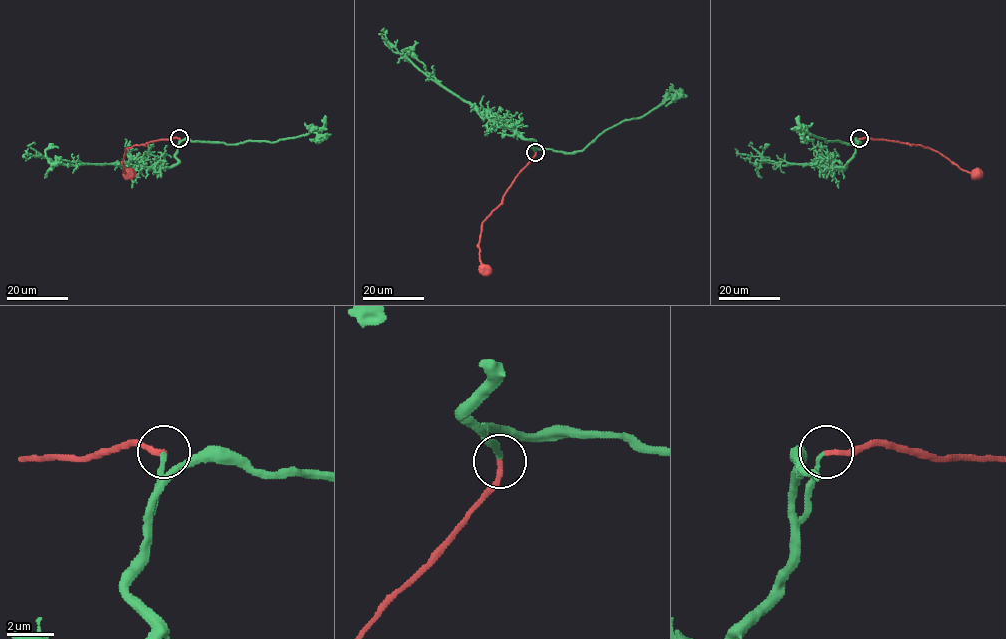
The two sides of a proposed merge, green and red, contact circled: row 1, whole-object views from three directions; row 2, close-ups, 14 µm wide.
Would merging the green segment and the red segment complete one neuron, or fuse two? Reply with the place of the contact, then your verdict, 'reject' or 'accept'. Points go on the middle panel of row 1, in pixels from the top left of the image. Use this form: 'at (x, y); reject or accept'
at (535, 152); accept

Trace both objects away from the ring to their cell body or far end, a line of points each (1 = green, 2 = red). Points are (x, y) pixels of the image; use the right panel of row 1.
1: (859, 139), (856, 153), (845, 167), (775, 164), (760, 156), (740, 154), (735, 148)
2: (859, 139), (921, 145), (940, 152), (963, 170), (976, 172)

